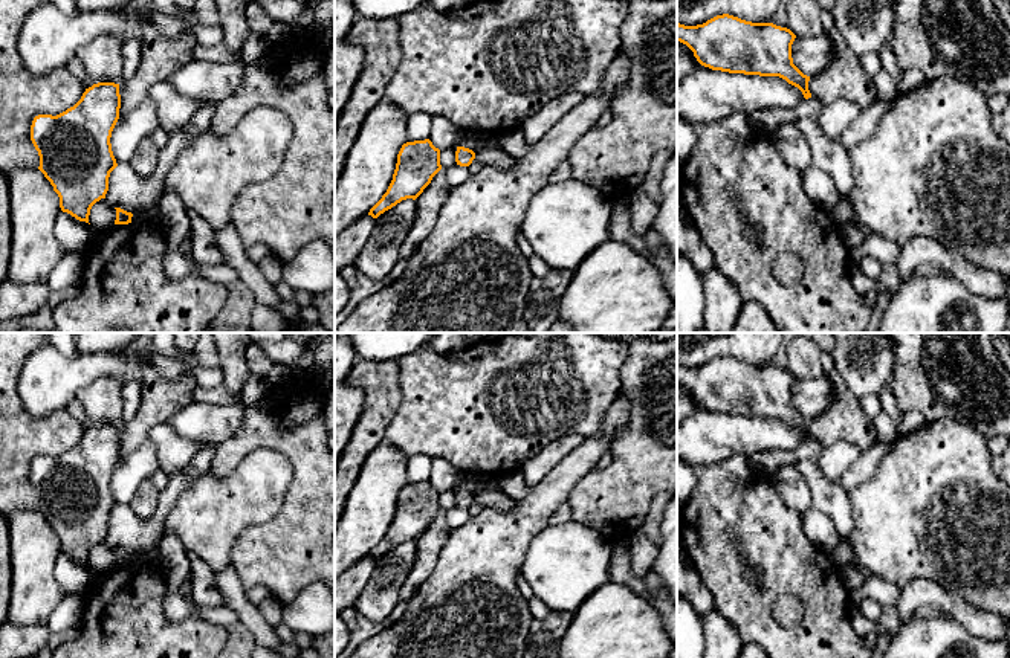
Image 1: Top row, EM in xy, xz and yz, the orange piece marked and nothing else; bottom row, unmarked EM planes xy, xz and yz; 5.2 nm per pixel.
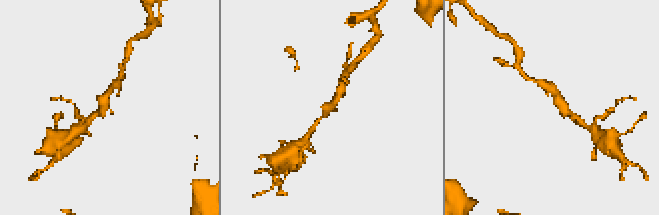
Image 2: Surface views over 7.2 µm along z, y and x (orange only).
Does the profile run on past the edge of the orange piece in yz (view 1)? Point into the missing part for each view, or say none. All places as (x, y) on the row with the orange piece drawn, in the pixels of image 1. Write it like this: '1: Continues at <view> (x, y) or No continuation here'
1: No continuation here

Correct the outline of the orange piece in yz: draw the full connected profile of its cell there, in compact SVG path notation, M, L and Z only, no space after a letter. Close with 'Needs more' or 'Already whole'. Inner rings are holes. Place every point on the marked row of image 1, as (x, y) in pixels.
M723 14L703 24L677 23L677 41L686 44L697 61L712 70L779 76L811 98L810 76L791 58L796 35L773 23L752 23Z. Already whole

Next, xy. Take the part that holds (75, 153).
M98 82L66 111L32 121L38 169L58 194L61 211L79 221L89 223L92 206L105 198L110 173L118 166L110 137L119 108L119 84Z. Already whole

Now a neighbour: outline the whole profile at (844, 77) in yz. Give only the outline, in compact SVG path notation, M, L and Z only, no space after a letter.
M833 31L828 38L833 43L833 60L821 73L810 76L811 96L824 105L837 98L847 98L863 108L872 105L877 101L877 90L859 56L848 50L837 31Z

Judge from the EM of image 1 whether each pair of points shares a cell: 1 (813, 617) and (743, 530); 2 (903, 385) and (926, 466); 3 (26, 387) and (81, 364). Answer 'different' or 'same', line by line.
1: same
2: different
3: same

